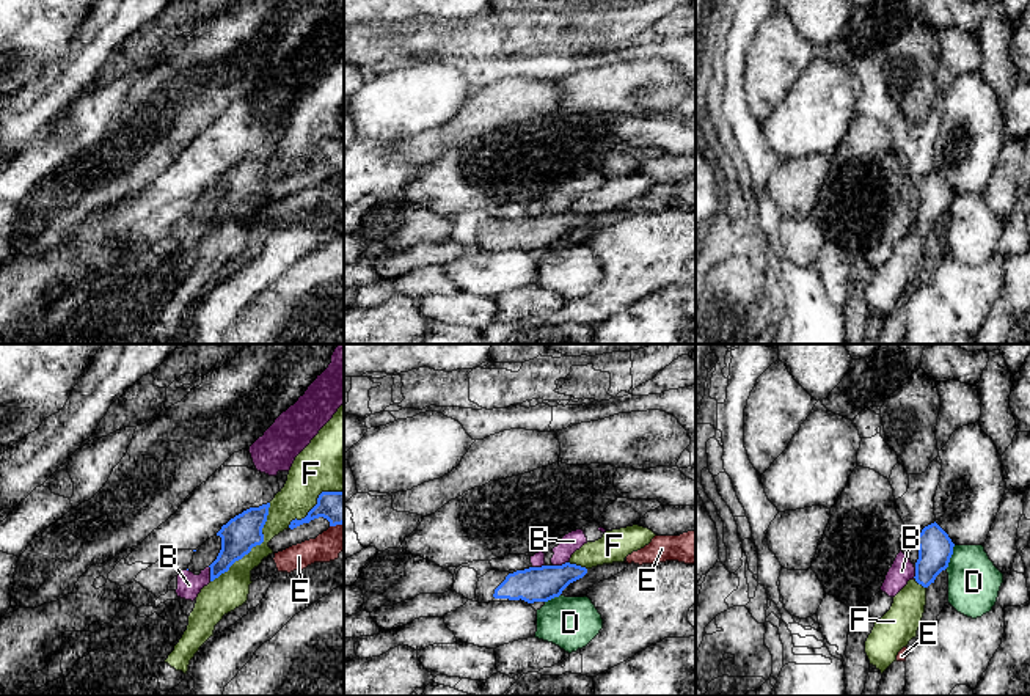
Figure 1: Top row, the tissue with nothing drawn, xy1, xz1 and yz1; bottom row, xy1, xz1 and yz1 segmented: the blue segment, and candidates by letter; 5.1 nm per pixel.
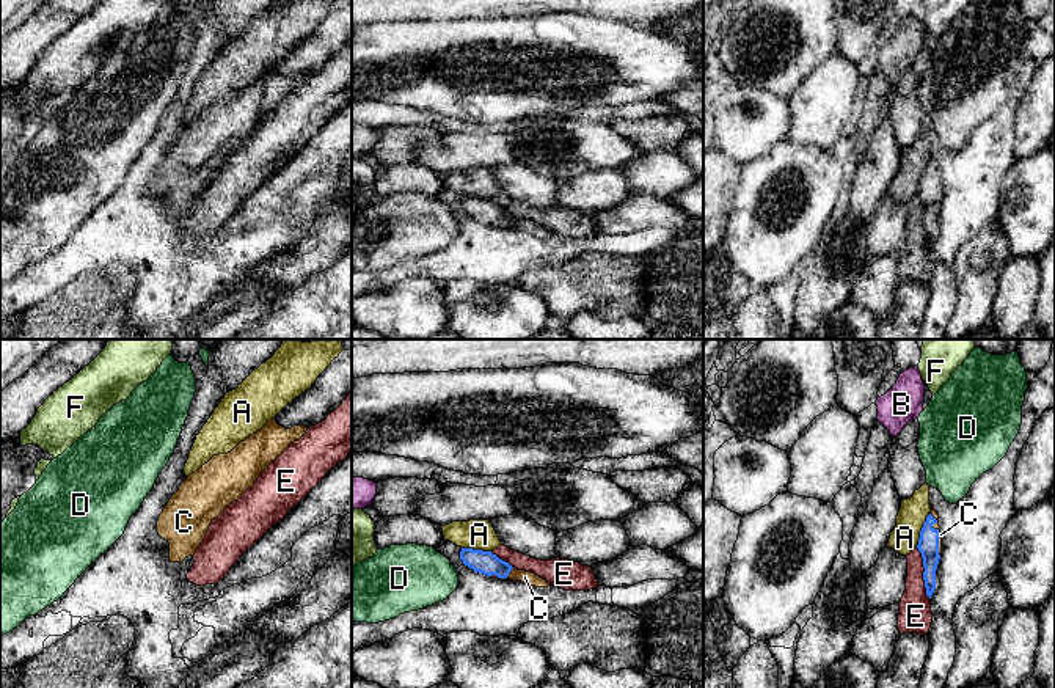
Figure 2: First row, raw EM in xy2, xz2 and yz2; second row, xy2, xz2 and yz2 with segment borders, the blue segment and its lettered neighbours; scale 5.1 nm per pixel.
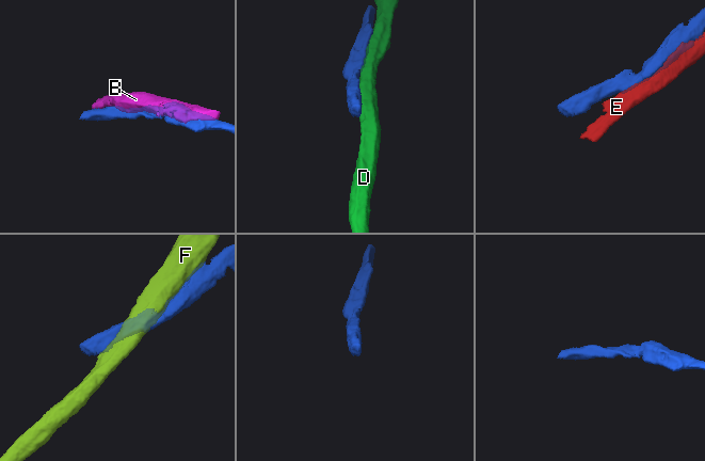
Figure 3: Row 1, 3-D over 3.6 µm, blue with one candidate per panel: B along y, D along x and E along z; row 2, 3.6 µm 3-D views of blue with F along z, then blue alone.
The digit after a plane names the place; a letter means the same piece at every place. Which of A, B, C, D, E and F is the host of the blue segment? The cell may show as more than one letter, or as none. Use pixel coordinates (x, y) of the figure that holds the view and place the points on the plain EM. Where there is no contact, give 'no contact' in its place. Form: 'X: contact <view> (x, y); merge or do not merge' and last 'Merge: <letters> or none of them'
A: contact yz2 (920, 179); do not merge
B: contact xz1 (559, 214); do not merge
C: contact yz2 (939, 182); merge
D: contact yz1 (950, 205); do not merge
E: contact yz2 (923, 222); do not merge
F: contact xy1 (255, 194); do not merge
Merge: C

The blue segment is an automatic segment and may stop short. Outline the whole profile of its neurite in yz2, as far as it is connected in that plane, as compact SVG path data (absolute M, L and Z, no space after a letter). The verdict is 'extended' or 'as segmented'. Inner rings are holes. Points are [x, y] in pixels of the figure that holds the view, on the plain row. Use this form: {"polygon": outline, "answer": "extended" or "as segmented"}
{"polygon": "M931 157L920 179L920 187L917 193L923 206L923 215L925 215L923 228L926 243L929 247L936 237L936 217L942 203L942 182L937 167L939 167L937 160Z", "answer": "extended"}

